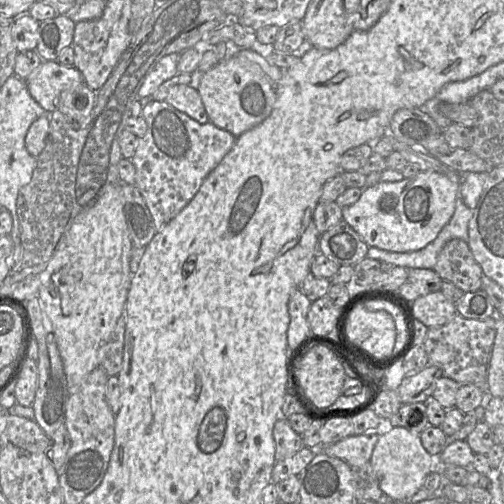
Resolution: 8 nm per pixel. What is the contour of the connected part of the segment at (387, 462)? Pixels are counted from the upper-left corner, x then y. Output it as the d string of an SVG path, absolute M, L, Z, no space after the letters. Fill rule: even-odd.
M386 426L380 430L380 436L370 458L370 464L380 489L394 502L405 502L423 488L425 479L431 472L438 471L442 475L442 465L436 464L436 458L438 456L431 456L425 450L420 434L414 434L403 427Z

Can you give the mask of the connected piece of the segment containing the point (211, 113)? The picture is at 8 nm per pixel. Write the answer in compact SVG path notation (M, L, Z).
M231 56L206 71L198 87L209 121L236 138L264 121L276 101L275 84L260 66L244 57Z

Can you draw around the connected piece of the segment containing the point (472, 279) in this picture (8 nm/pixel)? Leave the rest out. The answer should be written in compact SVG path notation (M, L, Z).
M455 238L448 241L439 253L433 270L444 281L453 283L464 292L482 288L484 273L465 240Z

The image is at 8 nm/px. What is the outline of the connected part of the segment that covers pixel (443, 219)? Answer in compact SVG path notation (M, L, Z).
M433 171L397 182L379 182L363 192L354 204L342 208L342 218L369 247L391 252L417 251L431 243L455 211L460 179Z

